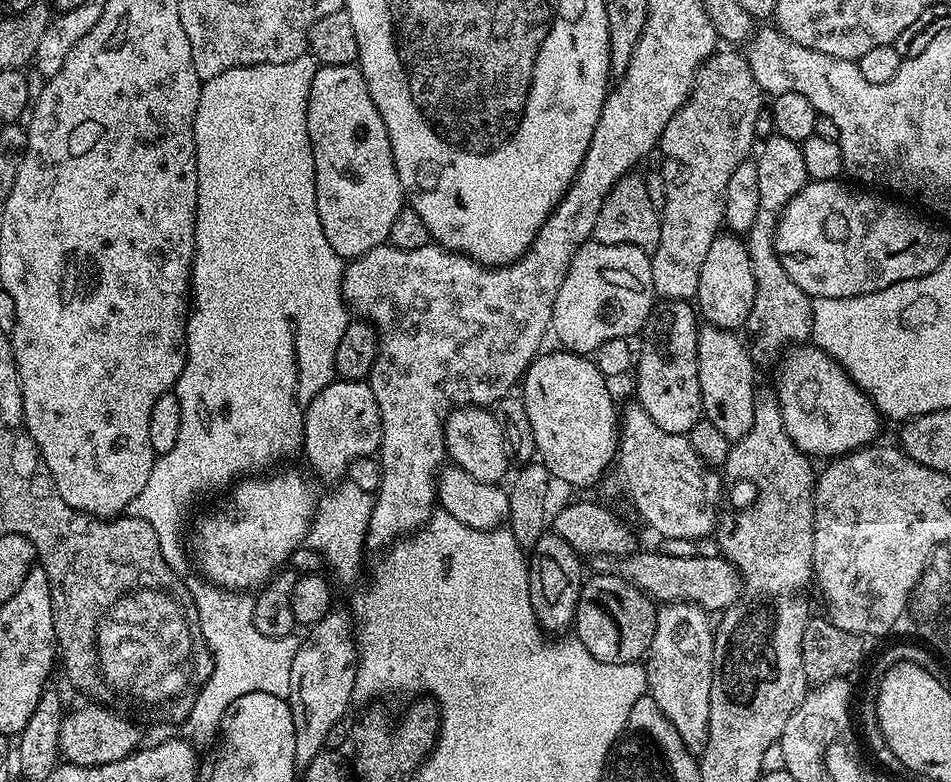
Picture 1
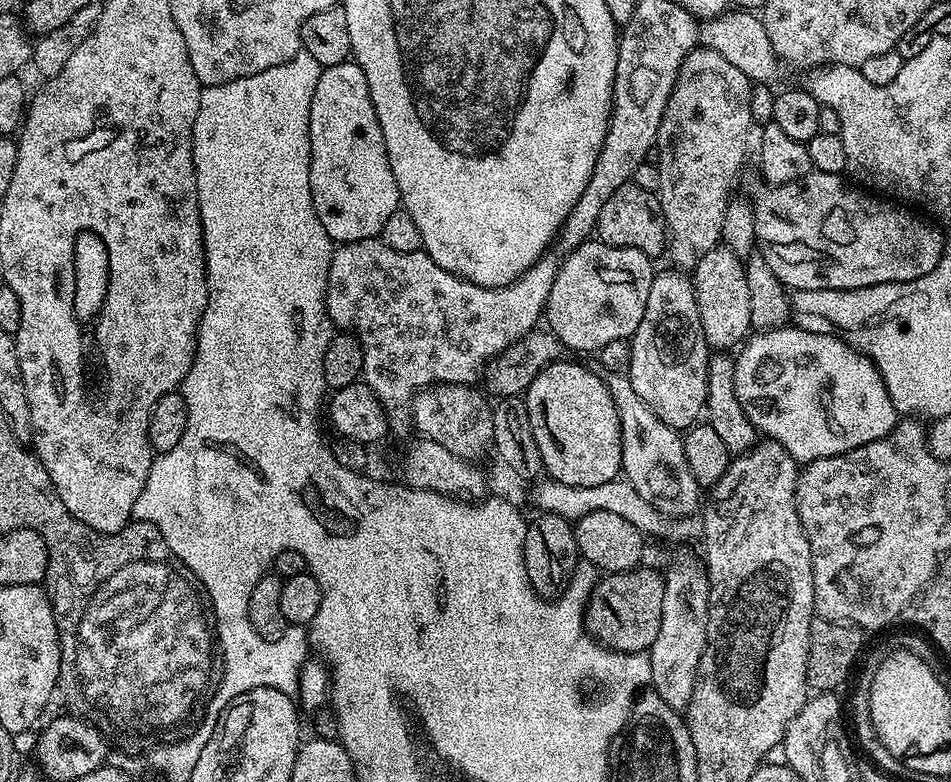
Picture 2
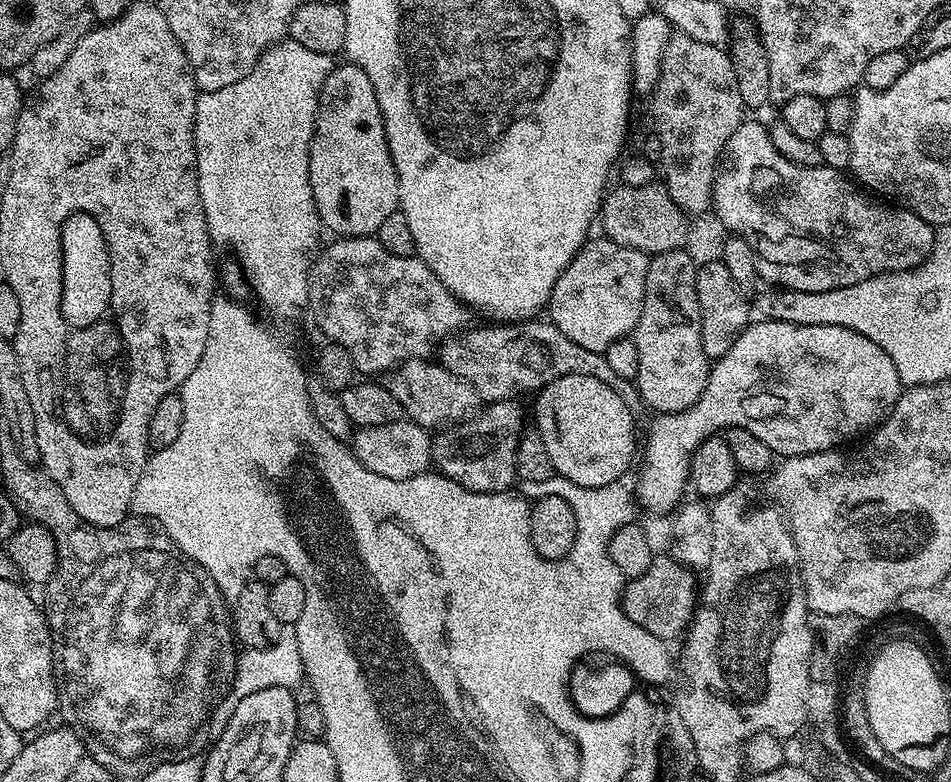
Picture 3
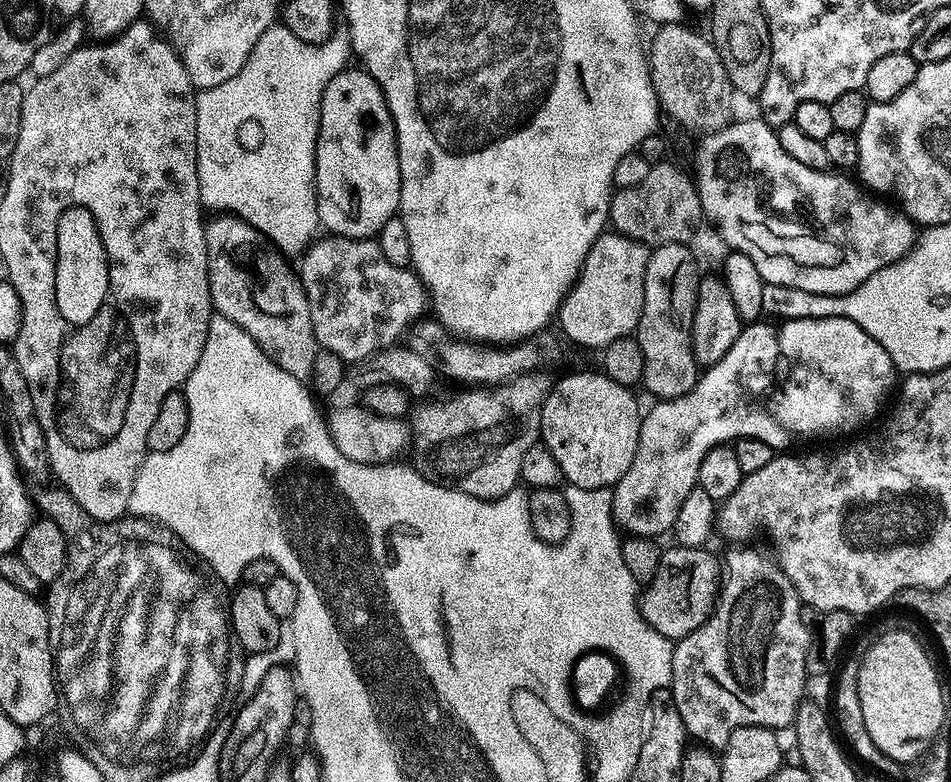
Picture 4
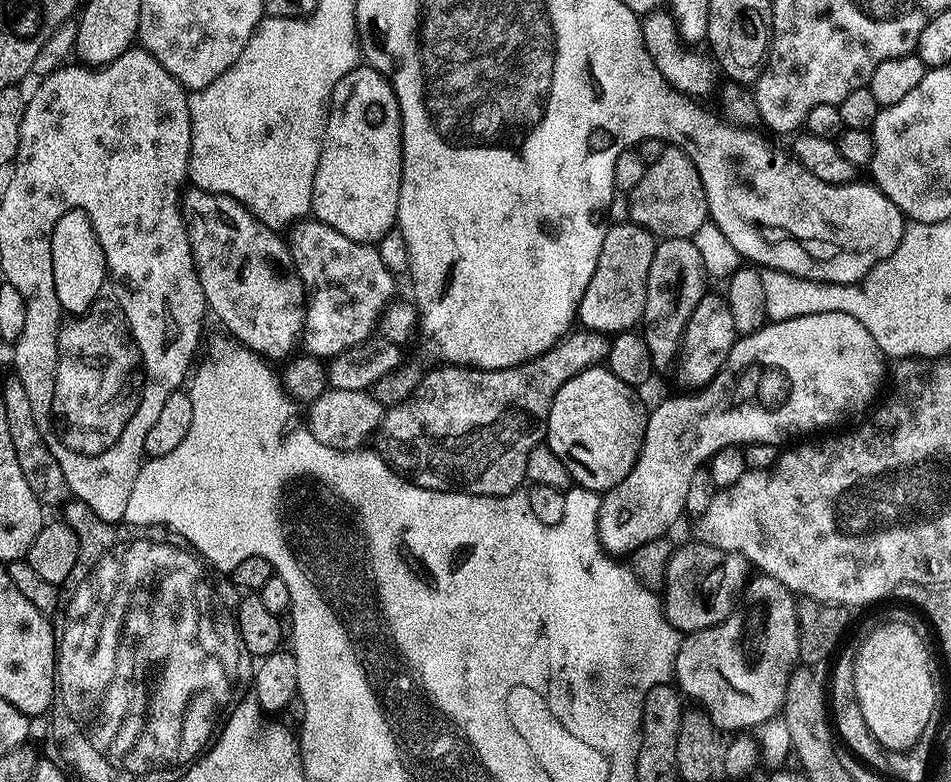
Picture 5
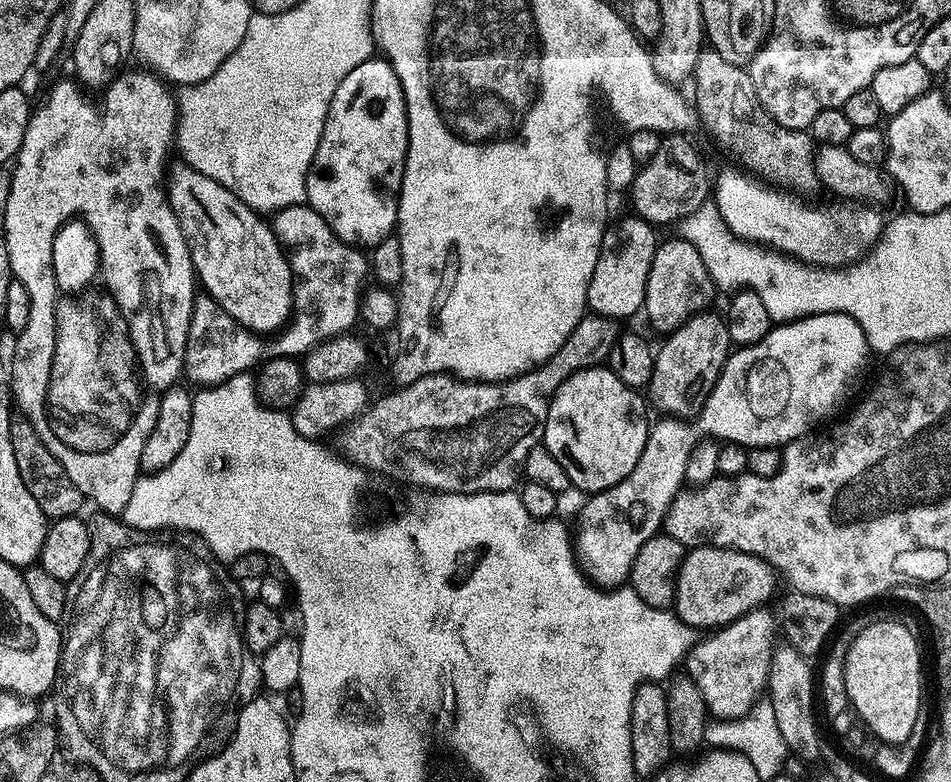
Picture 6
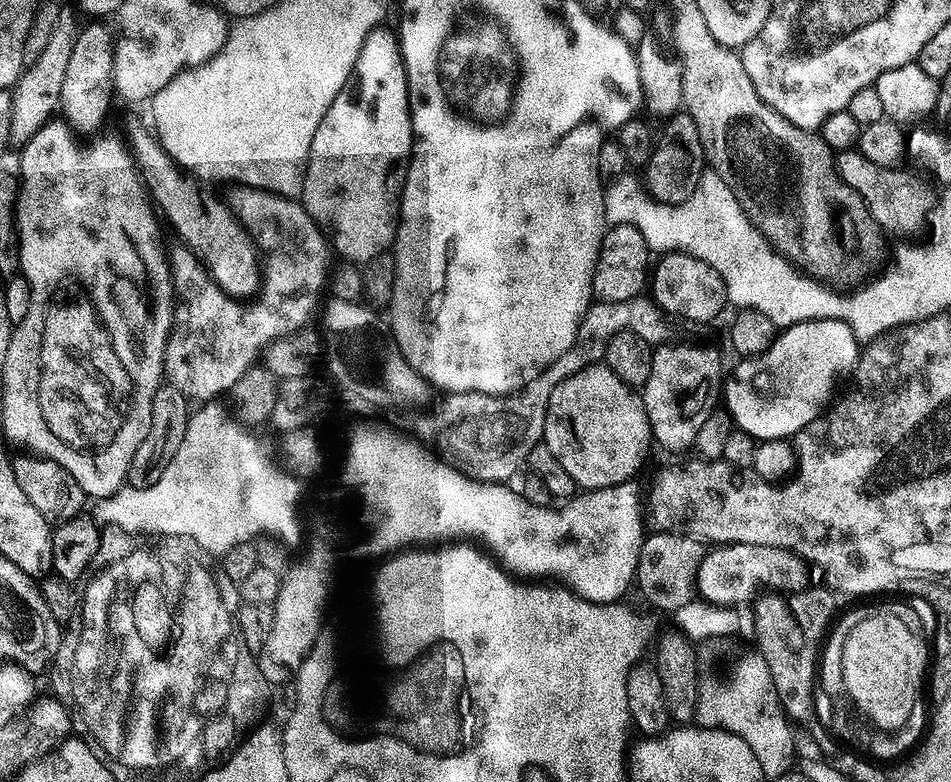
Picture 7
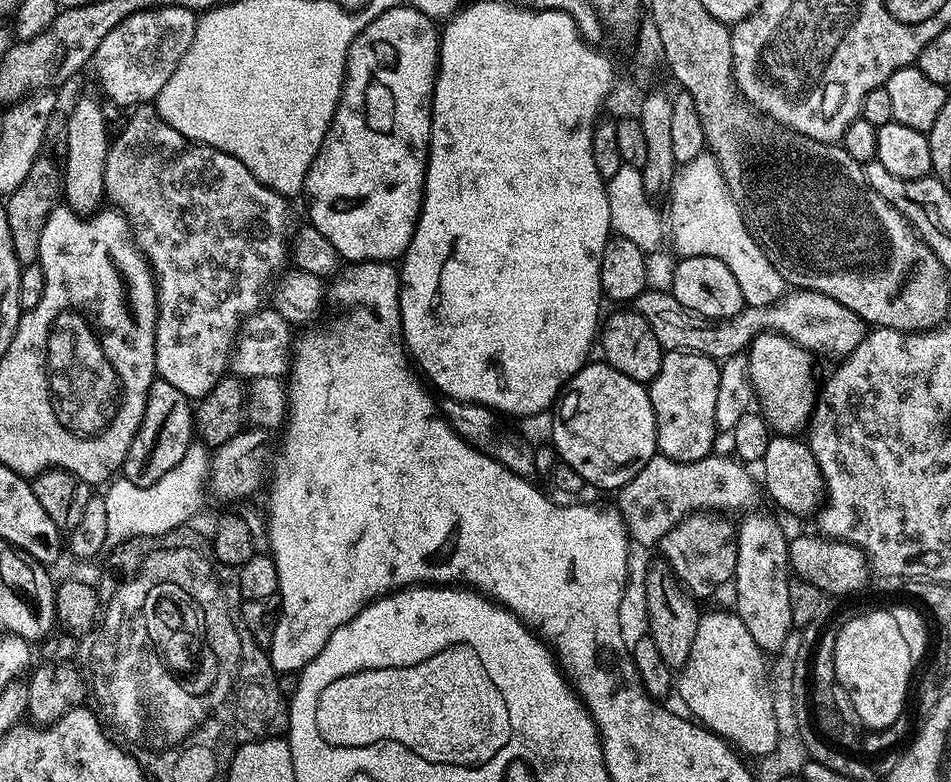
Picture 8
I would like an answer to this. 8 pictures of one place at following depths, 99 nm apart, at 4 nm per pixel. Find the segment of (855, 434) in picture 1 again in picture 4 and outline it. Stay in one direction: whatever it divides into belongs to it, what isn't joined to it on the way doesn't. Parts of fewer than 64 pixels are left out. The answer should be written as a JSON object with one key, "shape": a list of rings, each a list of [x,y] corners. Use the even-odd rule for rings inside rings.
{"shape":[[[845,316],[777,324],[752,322],[741,327],[738,342],[726,350],[726,358],[703,369],[689,392],[673,400],[653,403],[653,408],[643,413],[634,462],[630,462],[630,470],[612,488],[612,521],[628,536],[660,538],[678,518],[686,494],[698,487],[698,466],[702,466],[702,458],[706,458],[711,448],[749,436],[766,442],[774,450],[788,450],[795,440],[832,436],[839,428],[852,432],[879,414],[892,388],[892,379],[897,376],[890,354],[858,322],[850,322]]]}

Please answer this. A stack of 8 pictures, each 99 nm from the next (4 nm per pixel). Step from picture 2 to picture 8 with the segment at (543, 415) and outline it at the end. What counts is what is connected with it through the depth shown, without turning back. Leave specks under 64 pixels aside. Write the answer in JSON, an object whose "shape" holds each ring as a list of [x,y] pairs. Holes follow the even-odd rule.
{"shape":[[[589,362],[568,381],[558,403],[555,405],[556,417],[552,420],[552,437],[550,443],[556,455],[565,464],[583,478],[585,485],[596,488],[623,488],[646,462],[657,455],[656,419],[652,403],[648,397],[648,389],[634,378],[626,378],[618,370],[614,370],[606,362]]]}

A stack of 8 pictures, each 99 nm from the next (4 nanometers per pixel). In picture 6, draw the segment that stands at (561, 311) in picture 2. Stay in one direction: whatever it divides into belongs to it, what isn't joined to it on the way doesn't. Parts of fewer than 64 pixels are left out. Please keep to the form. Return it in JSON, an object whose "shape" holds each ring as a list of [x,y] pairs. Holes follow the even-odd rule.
{"shape":[[[629,215],[629,220],[620,220],[605,231],[598,262],[588,287],[588,308],[595,315],[611,316],[620,320],[622,316],[639,313],[646,298],[646,278],[650,278],[650,262],[654,262],[657,232],[647,221]]]}

